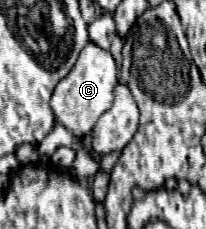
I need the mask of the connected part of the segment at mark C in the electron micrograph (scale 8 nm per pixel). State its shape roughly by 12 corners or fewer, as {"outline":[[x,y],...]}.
{"outline":[[87,43],[51,99],[77,139],[113,105],[117,65]]}

